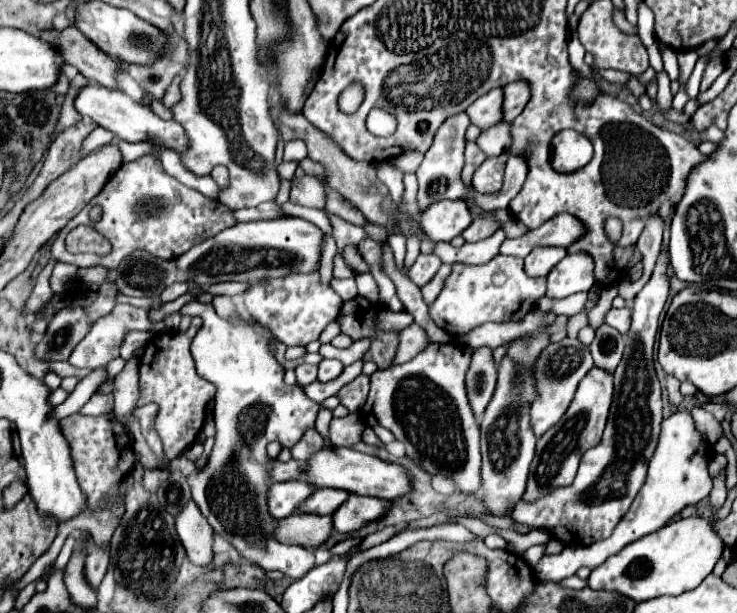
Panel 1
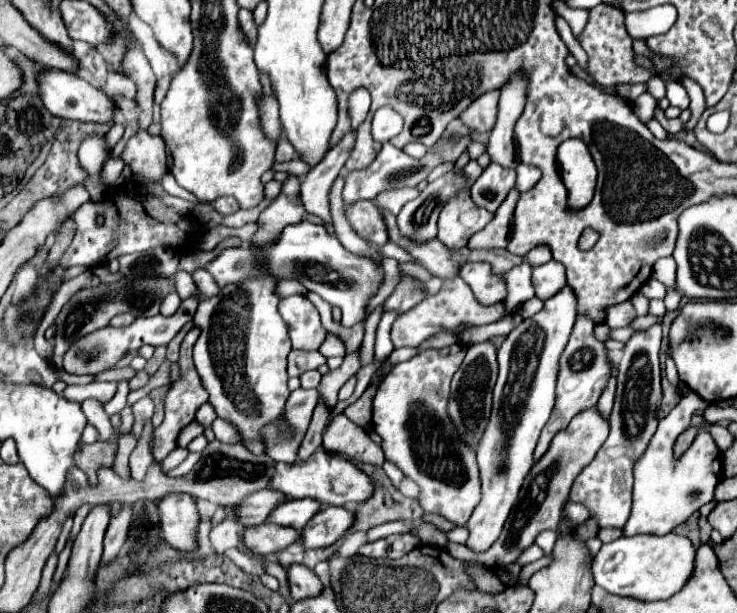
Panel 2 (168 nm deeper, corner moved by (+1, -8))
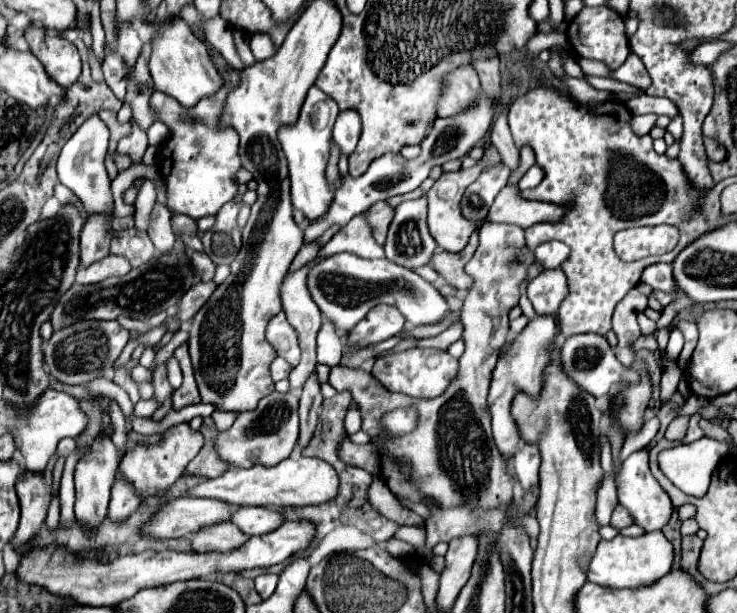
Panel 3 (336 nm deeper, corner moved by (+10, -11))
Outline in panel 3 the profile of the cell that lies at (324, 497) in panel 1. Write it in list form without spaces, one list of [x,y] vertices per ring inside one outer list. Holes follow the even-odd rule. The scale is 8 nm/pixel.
[[[238,508],[234,510],[234,514],[230,516],[230,522],[234,522],[244,534],[248,536],[258,536],[258,534],[266,534],[276,530],[284,518],[278,510],[270,510],[270,508]]]

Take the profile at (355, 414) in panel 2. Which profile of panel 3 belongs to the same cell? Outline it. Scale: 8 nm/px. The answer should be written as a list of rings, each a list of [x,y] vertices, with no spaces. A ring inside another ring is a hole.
[[[352,406],[352,408],[348,410],[348,414],[346,414],[346,432],[348,432],[348,434],[358,432],[358,430],[360,430],[360,424],[362,424],[362,420],[360,420],[358,408]]]

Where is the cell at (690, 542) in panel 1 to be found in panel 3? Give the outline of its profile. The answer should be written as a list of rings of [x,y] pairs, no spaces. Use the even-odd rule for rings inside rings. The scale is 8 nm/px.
[[[658,530],[638,538],[616,536],[614,540],[600,540],[594,556],[588,562],[586,576],[594,584],[610,588],[638,588],[642,584],[652,584],[652,580],[658,580],[660,576],[668,574],[672,560],[674,560],[672,544]]]

